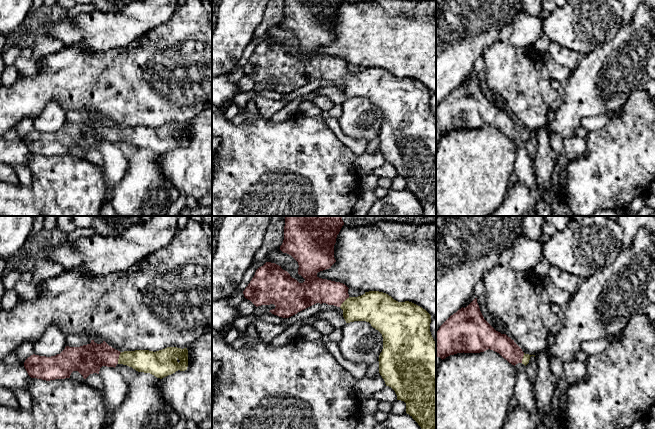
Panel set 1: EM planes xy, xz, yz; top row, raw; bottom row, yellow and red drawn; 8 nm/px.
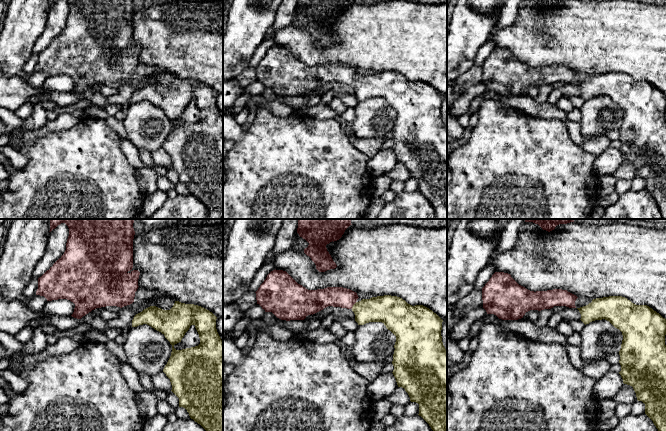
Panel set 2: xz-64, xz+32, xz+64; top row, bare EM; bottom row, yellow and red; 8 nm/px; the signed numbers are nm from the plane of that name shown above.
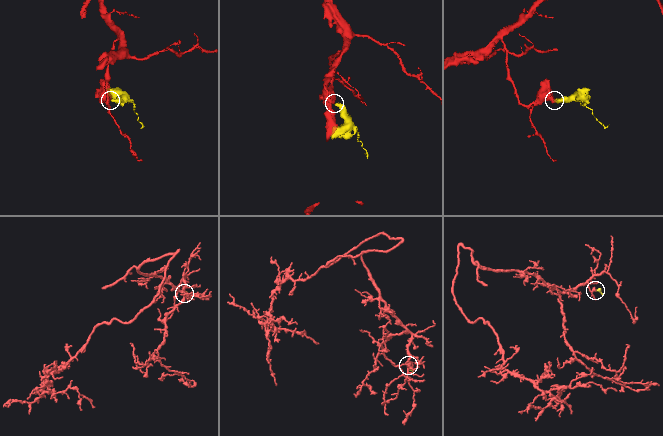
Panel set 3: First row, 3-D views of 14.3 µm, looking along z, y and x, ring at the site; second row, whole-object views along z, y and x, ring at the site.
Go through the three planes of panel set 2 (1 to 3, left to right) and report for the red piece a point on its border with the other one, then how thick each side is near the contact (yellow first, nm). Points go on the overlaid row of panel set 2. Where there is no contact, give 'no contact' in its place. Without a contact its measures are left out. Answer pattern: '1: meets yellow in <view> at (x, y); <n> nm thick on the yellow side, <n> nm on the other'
1: no contact
2: meets yellow in xz+32 at (353, 305); 220 nm thick on the yellow side, 160 nm on the other
3: no contact

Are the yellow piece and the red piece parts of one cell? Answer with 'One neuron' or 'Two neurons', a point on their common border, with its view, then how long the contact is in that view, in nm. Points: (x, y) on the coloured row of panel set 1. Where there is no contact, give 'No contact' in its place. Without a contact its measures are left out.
One neuron. Touches yellow at xy (119, 358). Shared border 100 nm

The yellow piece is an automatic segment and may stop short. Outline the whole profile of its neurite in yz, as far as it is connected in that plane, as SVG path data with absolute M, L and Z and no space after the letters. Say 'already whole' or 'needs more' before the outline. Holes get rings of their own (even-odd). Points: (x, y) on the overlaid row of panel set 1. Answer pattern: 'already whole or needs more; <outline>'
needs more; M477 298L467 307L462 307L451 315L436 332L436 357L440 357L442 360L457 353L480 353L488 349L499 353L514 366L518 363L526 366L529 363L530 357L535 357L535 355L525 354L514 340L506 334L496 331L484 319L477 303Z

